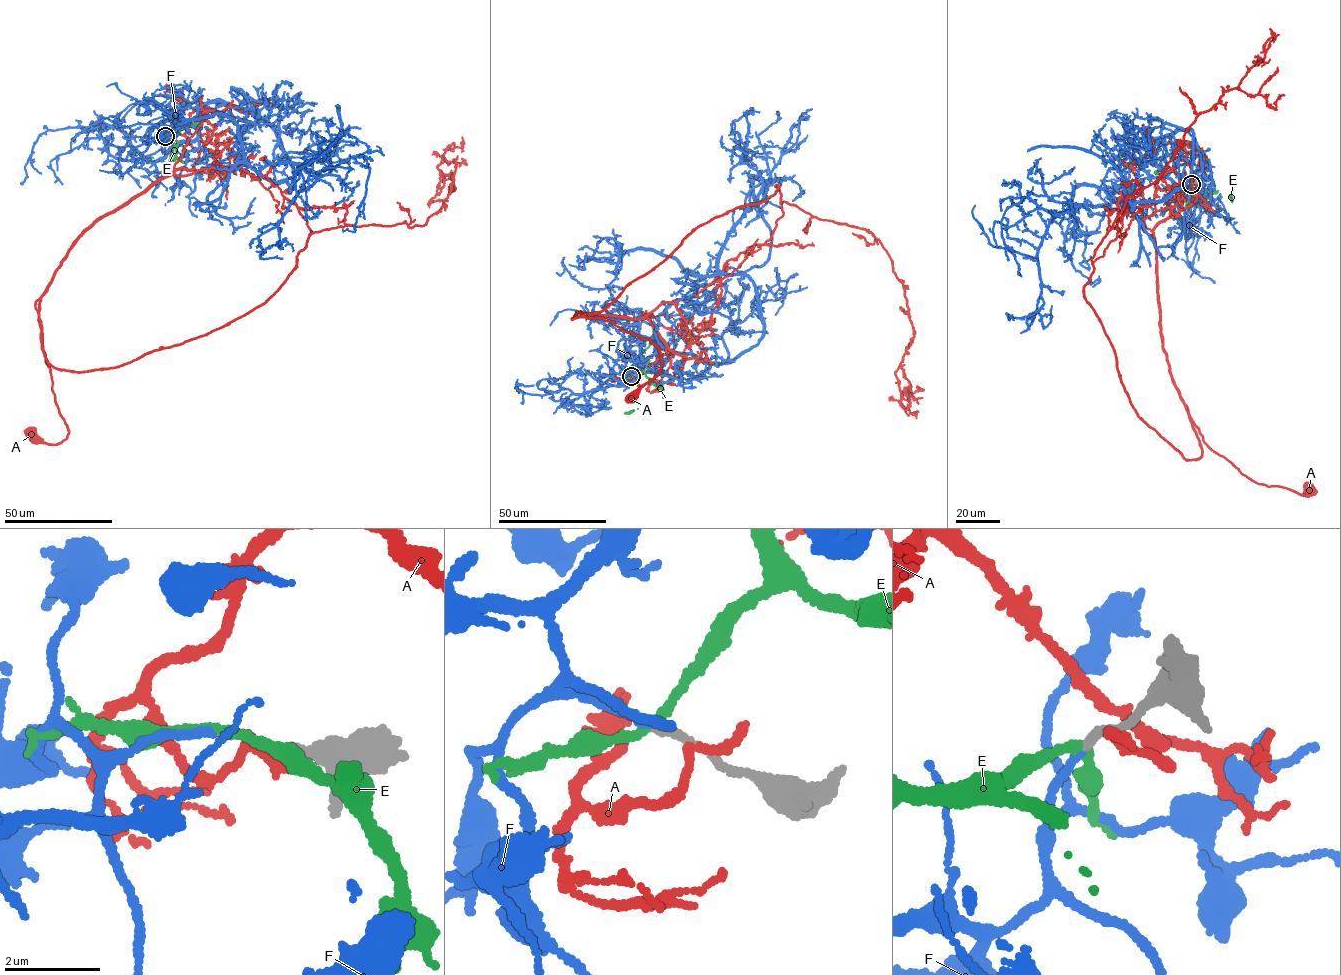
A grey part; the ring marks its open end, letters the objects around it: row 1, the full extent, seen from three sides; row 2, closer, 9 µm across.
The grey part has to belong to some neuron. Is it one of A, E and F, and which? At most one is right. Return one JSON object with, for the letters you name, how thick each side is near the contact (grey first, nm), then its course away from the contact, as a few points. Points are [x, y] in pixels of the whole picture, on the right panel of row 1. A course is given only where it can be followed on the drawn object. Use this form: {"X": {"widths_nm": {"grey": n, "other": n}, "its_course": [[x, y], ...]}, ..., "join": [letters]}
{"F": {"widths_nm": {"grey": 180, "other": 150}, "its_course": [[1191, 184], [1152, 152], [1188, 127], [1190, 177], [1164, 199], [1053, 215], [1025, 197], [1001, 220], [1019, 275]]}, "join": ["F"]}

